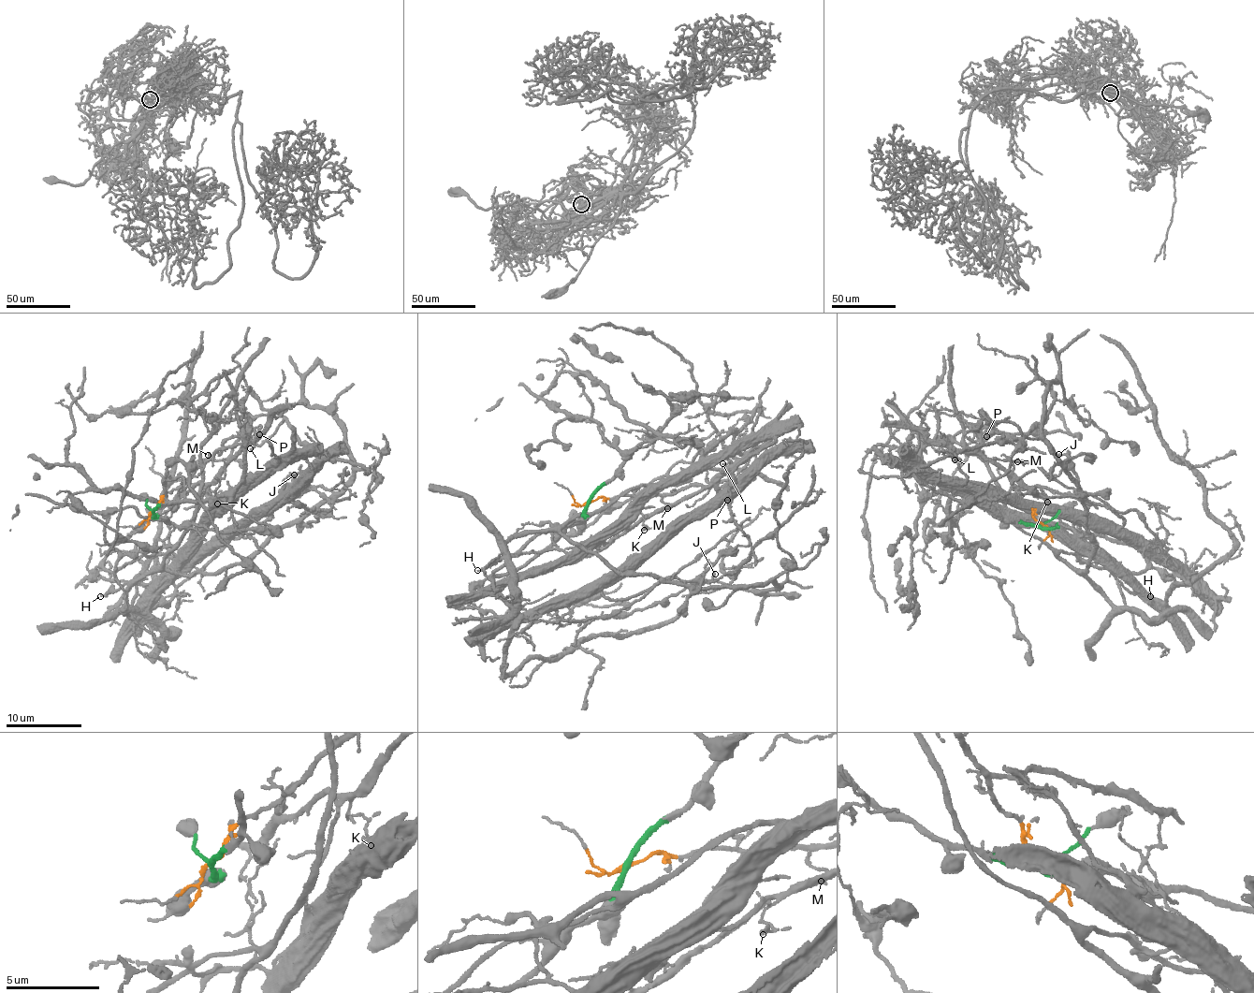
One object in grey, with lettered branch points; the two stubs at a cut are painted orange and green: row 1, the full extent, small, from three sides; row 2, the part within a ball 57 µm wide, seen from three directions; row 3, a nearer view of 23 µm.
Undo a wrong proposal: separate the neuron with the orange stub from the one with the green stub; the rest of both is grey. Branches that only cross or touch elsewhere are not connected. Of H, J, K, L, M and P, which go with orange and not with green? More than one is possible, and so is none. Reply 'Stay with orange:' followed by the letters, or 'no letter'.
Stay with orange: K, L, M, P

